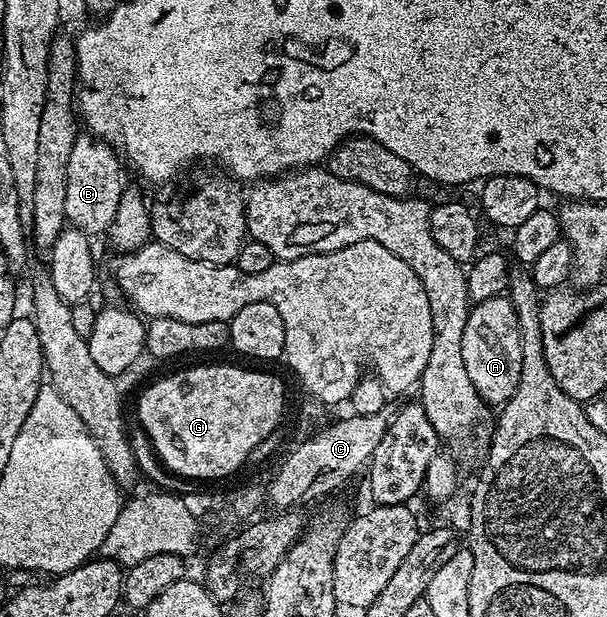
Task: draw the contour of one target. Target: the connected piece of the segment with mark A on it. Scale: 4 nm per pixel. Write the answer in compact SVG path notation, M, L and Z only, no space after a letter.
M507 295L483 300L469 311L466 330L462 330L462 363L485 404L502 406L514 394L522 374L522 342L518 334L518 314Z

